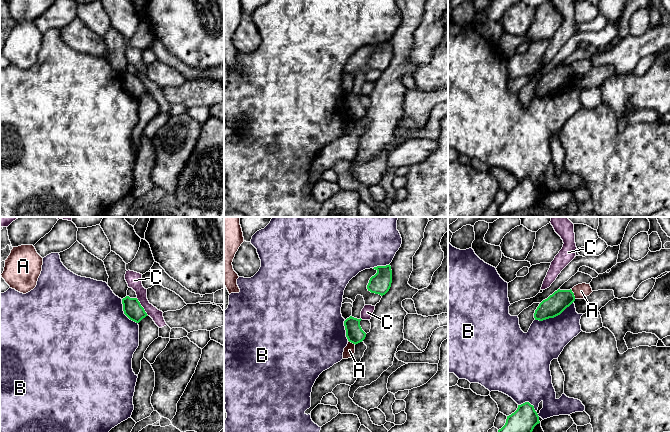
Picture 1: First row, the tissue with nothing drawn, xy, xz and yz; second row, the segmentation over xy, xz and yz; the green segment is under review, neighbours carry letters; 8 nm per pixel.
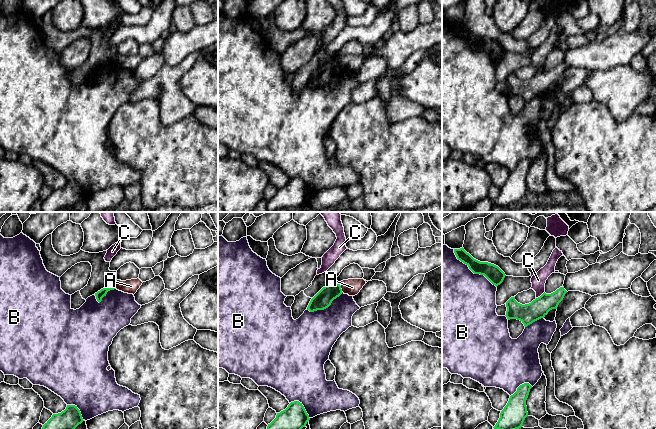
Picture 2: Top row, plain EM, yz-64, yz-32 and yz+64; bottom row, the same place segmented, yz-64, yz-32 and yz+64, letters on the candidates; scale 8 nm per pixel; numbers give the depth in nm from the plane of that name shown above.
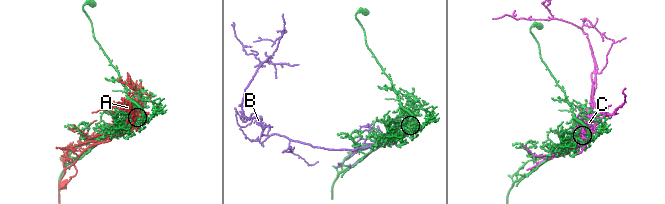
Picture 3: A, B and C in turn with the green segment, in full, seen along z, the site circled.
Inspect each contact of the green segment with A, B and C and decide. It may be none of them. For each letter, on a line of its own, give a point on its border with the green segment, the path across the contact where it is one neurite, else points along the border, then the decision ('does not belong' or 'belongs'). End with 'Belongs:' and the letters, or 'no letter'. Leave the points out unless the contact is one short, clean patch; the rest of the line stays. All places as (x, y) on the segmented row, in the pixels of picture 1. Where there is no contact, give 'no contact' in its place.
A: contact yz (573, 294); border yz (570, 289), (575, 298); does not belong
B: contact yz (554, 316); does not belong
C: contact xy (142, 307); border xy (136, 298), (148, 315); does not belong
Belongs: no letter

